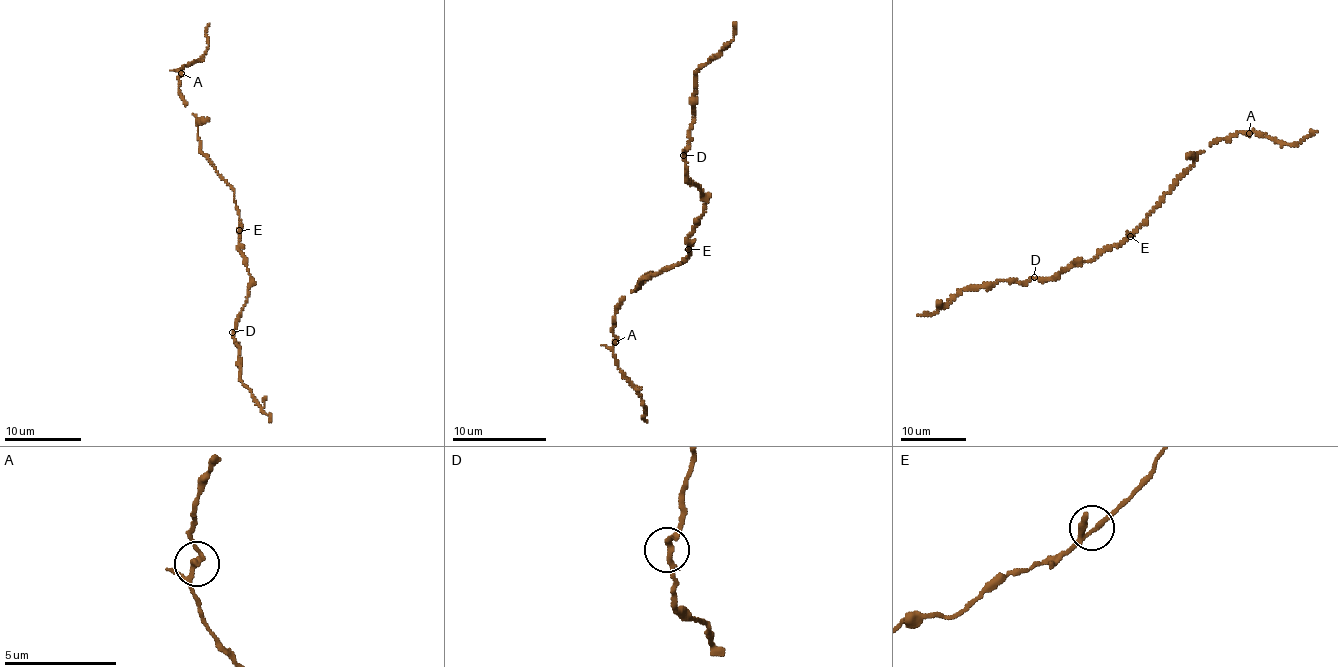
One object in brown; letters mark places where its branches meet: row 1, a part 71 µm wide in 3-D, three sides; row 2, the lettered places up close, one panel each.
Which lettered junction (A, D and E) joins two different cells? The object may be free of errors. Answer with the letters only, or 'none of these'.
none of these

